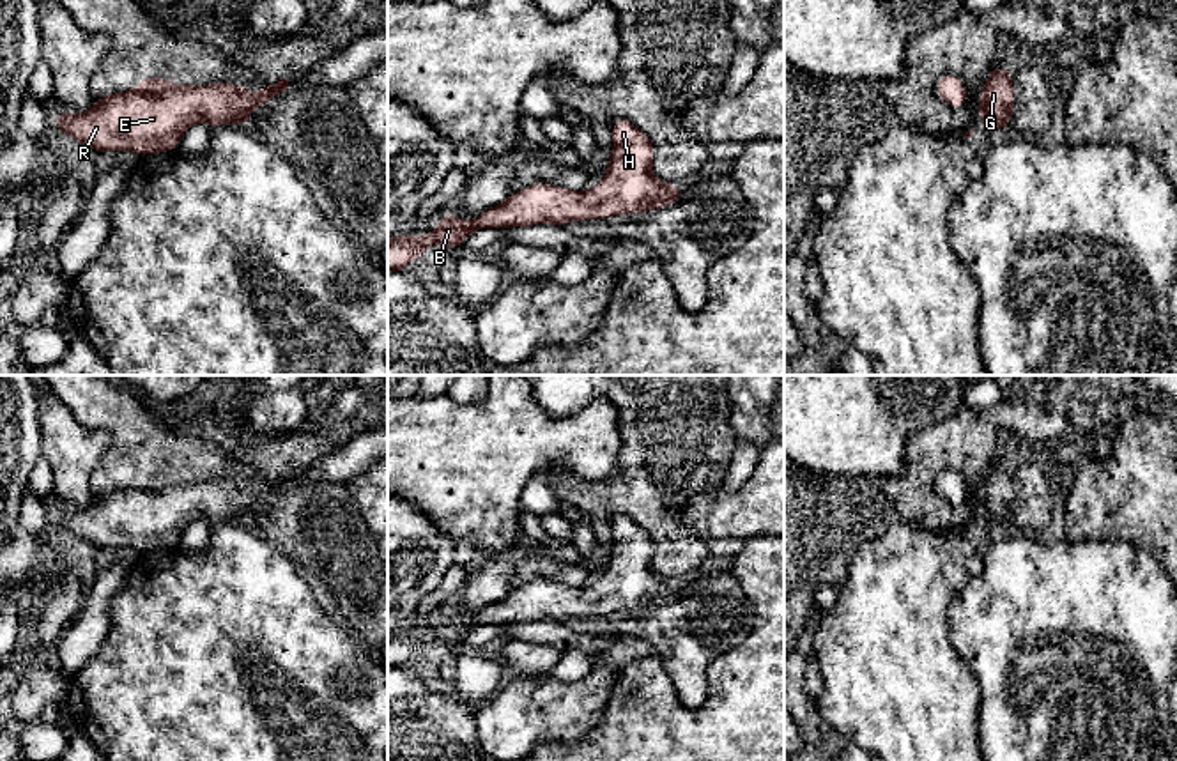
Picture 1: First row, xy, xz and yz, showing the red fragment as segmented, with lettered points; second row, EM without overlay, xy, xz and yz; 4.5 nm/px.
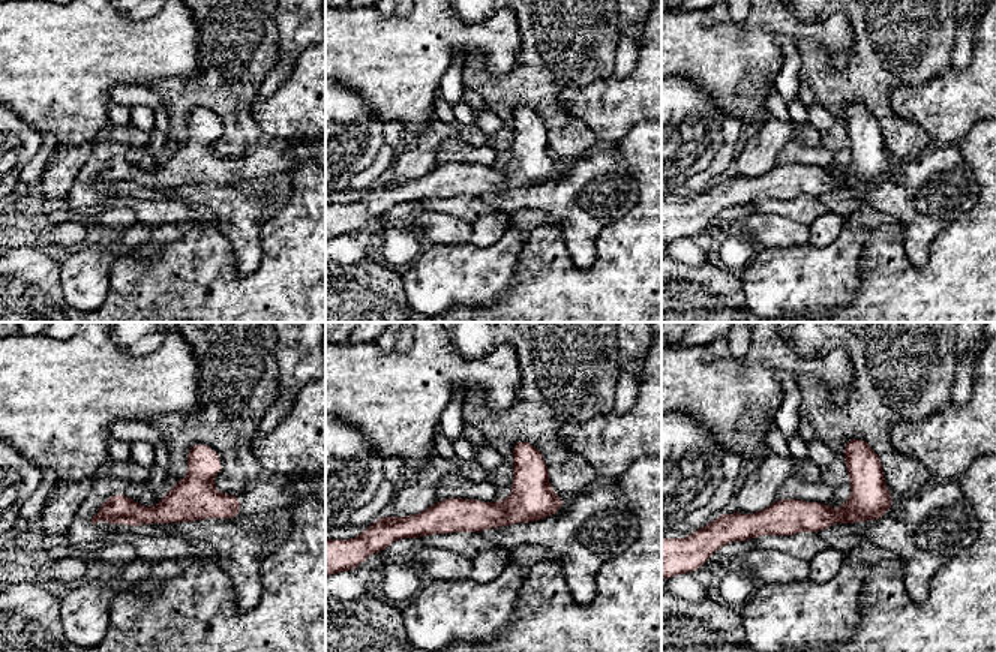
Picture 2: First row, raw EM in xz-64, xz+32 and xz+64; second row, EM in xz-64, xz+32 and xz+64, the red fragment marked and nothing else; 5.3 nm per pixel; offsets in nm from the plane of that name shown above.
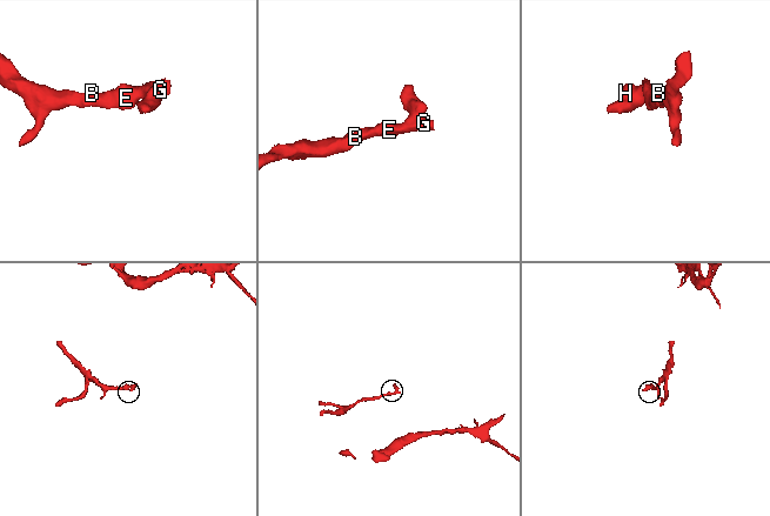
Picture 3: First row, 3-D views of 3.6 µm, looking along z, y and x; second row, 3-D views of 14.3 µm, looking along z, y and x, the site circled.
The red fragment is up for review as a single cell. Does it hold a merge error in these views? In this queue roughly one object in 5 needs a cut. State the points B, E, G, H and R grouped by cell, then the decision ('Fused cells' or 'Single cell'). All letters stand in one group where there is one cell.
Groups: B E G H R. Single cell

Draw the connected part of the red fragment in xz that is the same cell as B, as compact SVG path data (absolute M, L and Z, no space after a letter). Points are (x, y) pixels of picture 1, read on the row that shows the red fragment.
M630 120L611 126L612 152L602 182L593 189L570 191L554 184L531 184L512 193L499 205L474 219L458 219L451 212L439 218L430 234L395 235L388 239L388 274L421 257L430 242L455 250L465 237L483 228L515 228L538 223L563 227L570 221L604 219L665 209L683 198L680 186L664 184L651 170L655 145Z

